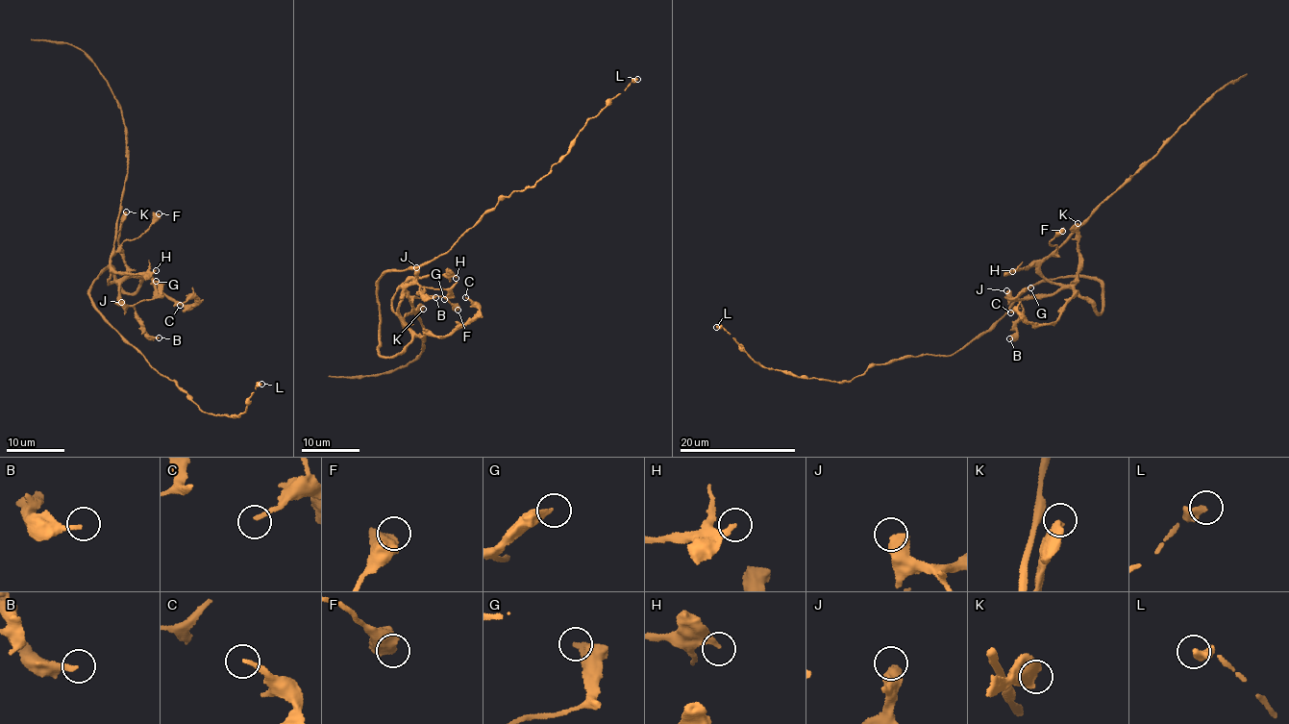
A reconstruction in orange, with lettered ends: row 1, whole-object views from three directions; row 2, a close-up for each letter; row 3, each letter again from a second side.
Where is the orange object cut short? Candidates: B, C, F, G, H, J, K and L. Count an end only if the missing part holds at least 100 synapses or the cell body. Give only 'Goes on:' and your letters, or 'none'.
Goes on: none

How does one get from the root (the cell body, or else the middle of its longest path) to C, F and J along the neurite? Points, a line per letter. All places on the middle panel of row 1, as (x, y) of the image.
C: (378, 305), (376, 349), (388, 356), (415, 336), (443, 337), (466, 325), (478, 309), (465, 297)
F: (378, 305), (376, 349), (388, 356), (410, 341), (402, 319), (412, 310), (409, 296), (440, 295), (458, 310)
J: (378, 305), (376, 349), (382, 356), (396, 355), (410, 339), (398, 307), (416, 267)

